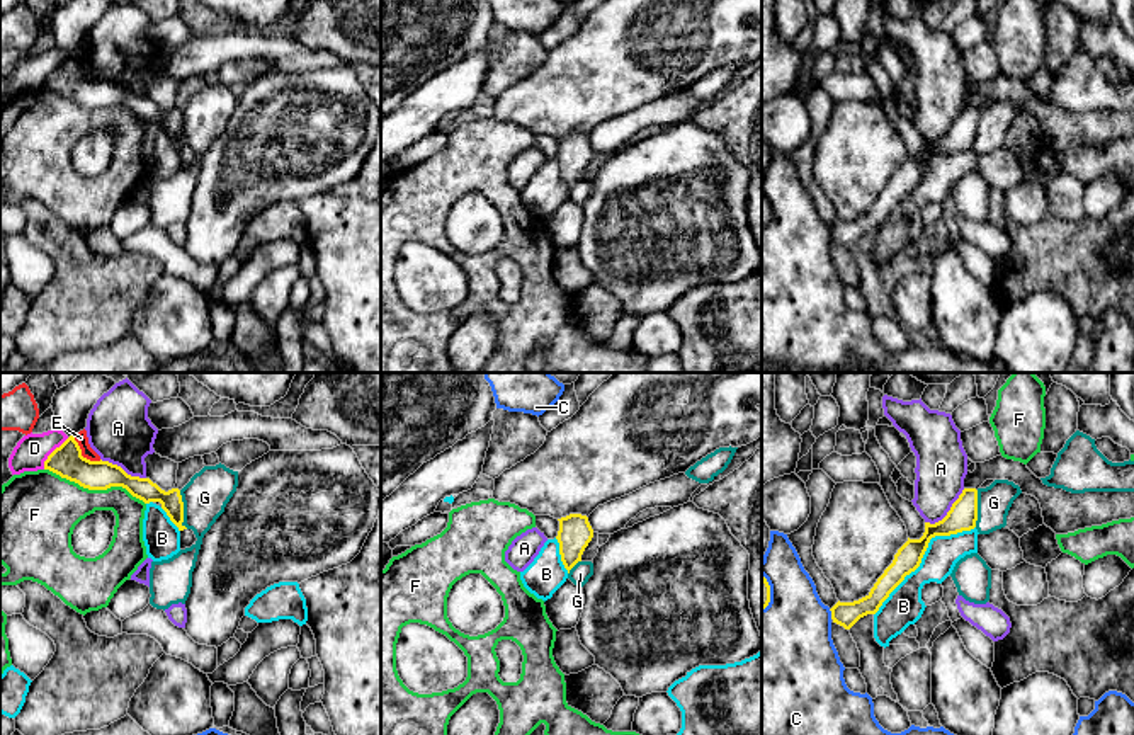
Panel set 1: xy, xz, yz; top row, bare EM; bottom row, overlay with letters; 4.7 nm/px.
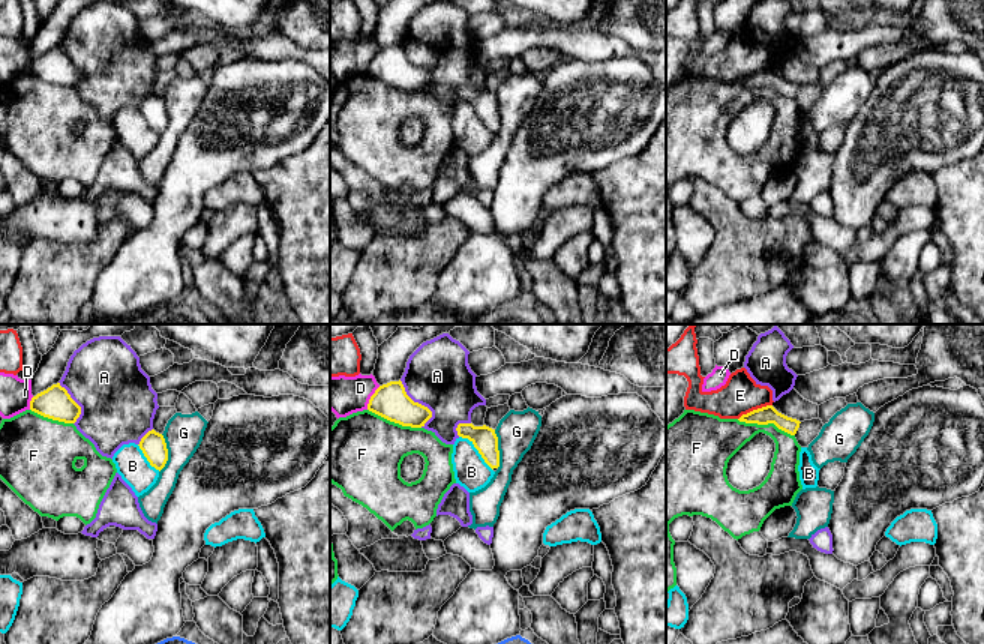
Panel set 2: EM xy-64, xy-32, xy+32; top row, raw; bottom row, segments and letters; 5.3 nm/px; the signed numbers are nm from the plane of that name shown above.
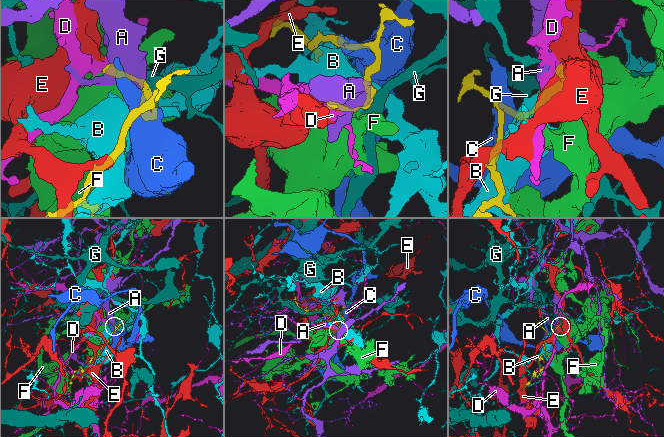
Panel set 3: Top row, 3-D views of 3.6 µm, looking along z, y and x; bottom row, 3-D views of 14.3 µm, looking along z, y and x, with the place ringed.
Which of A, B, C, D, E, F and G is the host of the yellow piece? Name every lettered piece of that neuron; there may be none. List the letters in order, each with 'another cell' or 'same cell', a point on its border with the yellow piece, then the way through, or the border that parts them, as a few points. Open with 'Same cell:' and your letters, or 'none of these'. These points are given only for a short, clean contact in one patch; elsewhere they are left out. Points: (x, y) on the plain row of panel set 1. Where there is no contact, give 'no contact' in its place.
Same cell: none of these
A: another cell; contact yz (947, 131)
B: another cell; contact yz (922, 176)
C: another cell; contact yz (832, 233)
D: another cell; contact xy (51, 72); border xy (68, 56), (48, 75), (43, 87)
E: another cell; contact xy (80, 74); border xy (72, 55), (84, 75), (101, 79)
F: another cell; contact xy (96, 108)
G: another cell; contact xy (182, 128); border xy (179, 109), (182, 142), (187, 147)

